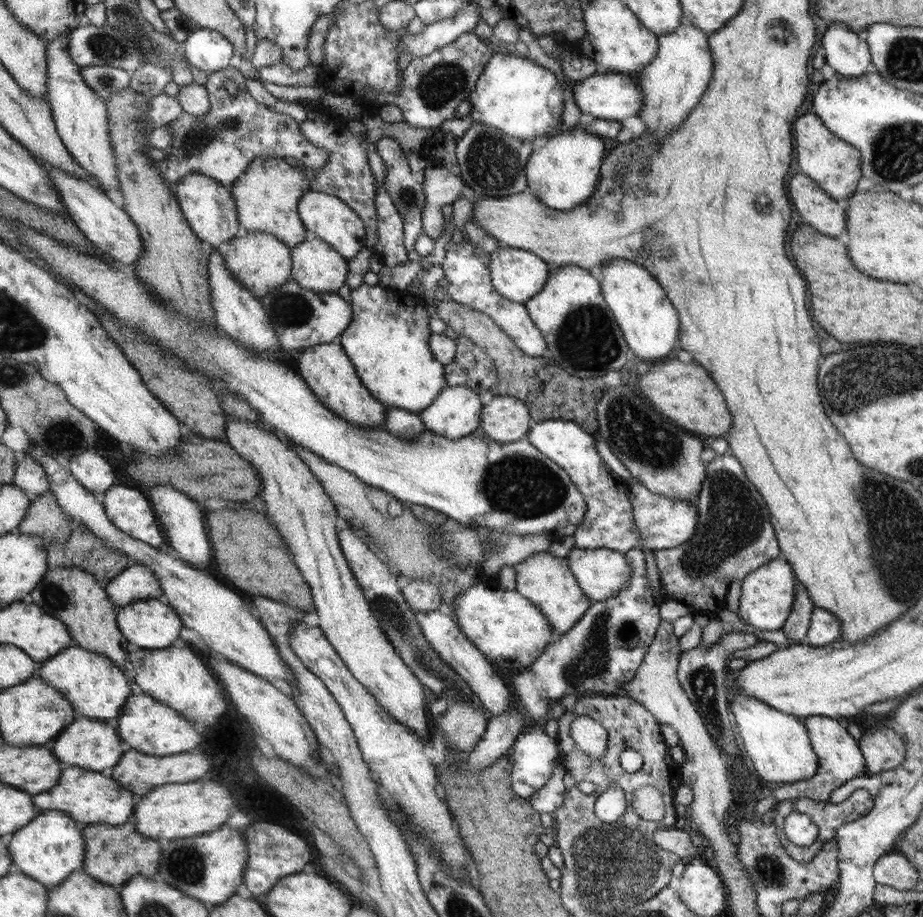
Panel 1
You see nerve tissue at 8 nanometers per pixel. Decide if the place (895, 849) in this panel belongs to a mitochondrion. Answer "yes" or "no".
no

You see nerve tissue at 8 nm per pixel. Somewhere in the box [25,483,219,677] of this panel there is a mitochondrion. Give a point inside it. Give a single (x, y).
(53, 595)

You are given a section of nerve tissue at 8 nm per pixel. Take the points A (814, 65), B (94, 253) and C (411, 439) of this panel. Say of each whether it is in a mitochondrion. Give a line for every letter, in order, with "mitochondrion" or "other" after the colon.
A: other
B: other
C: other

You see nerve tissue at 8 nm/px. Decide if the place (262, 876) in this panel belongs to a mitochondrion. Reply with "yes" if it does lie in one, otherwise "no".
no

